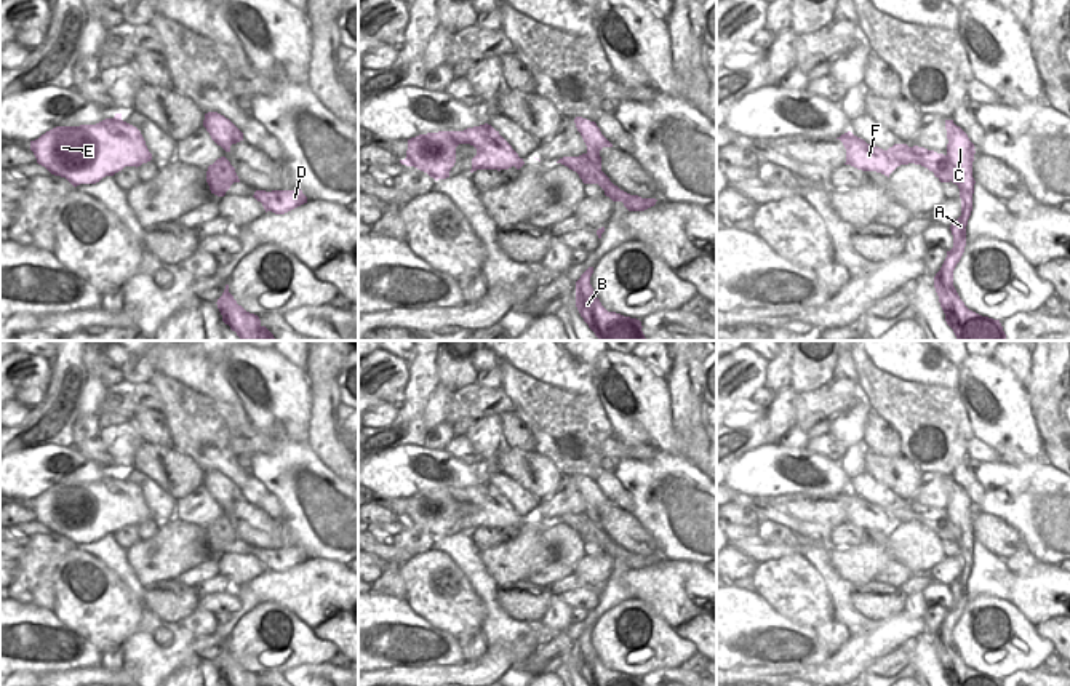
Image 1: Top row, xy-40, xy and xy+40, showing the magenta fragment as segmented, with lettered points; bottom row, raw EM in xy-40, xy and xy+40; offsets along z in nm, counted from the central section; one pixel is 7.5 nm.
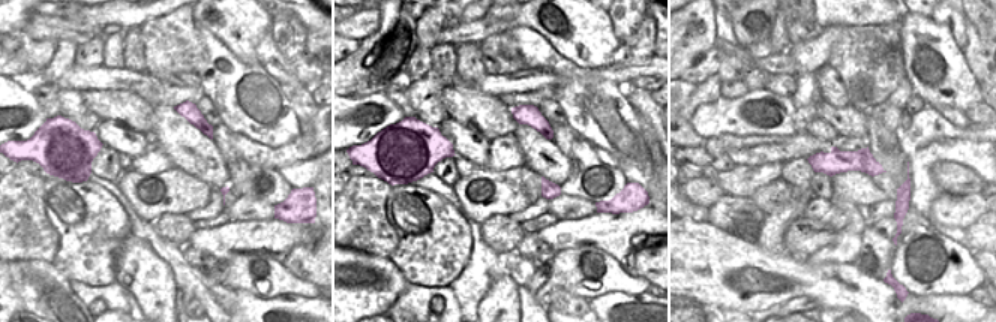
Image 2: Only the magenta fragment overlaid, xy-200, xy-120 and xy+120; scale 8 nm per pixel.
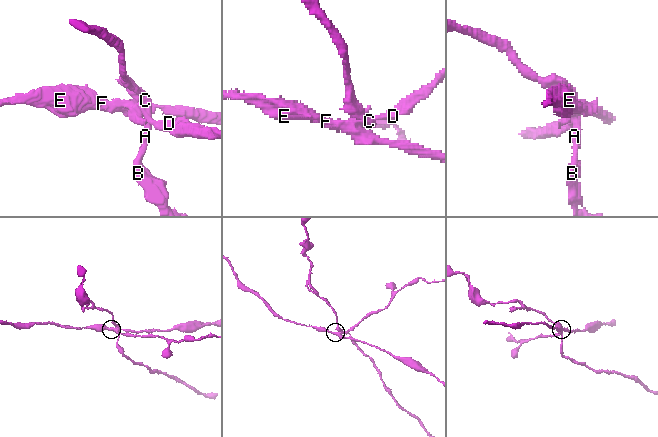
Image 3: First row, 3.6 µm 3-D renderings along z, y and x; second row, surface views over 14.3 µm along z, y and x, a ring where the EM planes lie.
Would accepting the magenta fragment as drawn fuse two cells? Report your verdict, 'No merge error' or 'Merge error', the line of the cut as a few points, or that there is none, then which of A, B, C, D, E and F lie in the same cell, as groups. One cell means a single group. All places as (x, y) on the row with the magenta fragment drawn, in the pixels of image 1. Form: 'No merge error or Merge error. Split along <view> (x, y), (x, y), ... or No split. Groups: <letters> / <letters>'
Merge error. Split along xy (584, 154), (595, 167), (594, 183). Groups: A B C D / E F.

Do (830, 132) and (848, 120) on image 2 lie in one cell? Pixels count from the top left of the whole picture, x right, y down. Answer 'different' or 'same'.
different

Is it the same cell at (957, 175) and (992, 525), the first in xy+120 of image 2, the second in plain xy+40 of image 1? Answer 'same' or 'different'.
same

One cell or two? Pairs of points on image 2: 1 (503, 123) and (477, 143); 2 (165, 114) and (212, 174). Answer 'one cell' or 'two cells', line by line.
1: two cells
2: one cell

